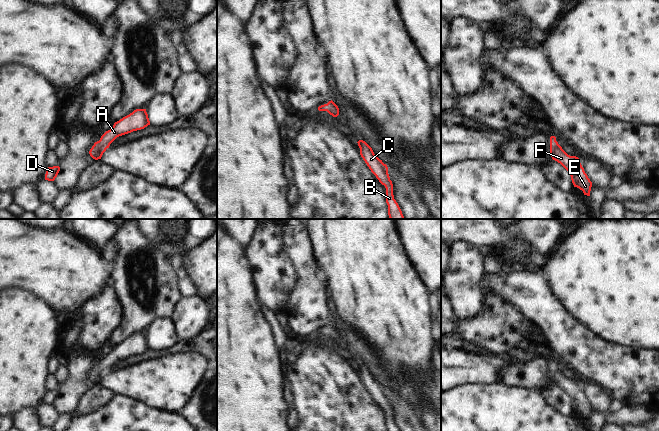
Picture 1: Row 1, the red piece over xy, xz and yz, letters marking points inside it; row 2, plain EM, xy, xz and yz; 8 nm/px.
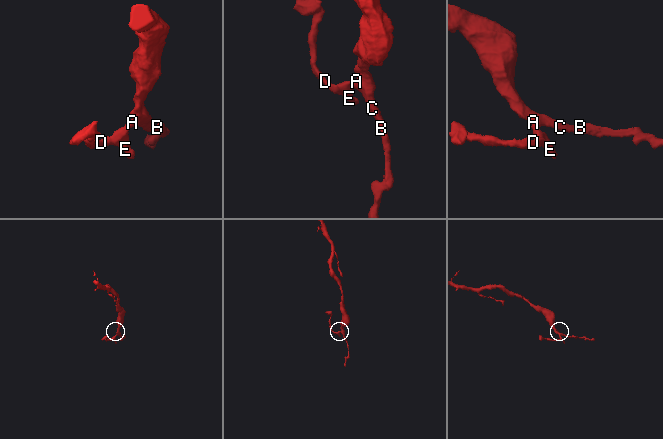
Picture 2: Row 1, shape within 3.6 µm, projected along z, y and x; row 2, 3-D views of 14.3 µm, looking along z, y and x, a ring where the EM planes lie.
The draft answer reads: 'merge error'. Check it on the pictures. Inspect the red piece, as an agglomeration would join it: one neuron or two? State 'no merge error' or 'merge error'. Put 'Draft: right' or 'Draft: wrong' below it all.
no merge error
Draft: wrong

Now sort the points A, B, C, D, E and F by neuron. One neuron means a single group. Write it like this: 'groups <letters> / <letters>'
groups A B C D E F

